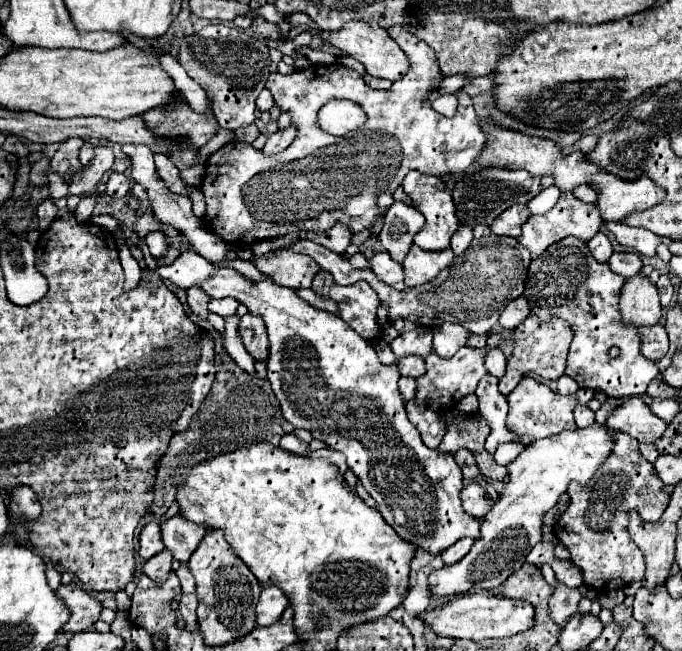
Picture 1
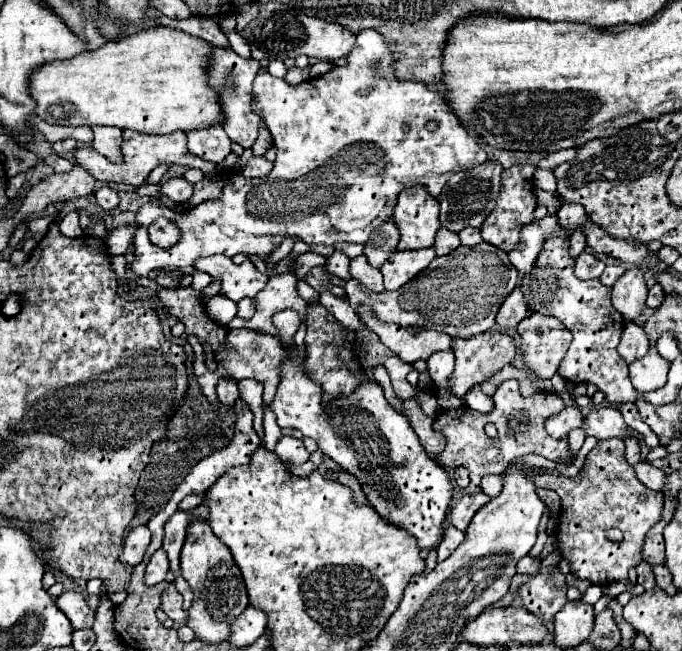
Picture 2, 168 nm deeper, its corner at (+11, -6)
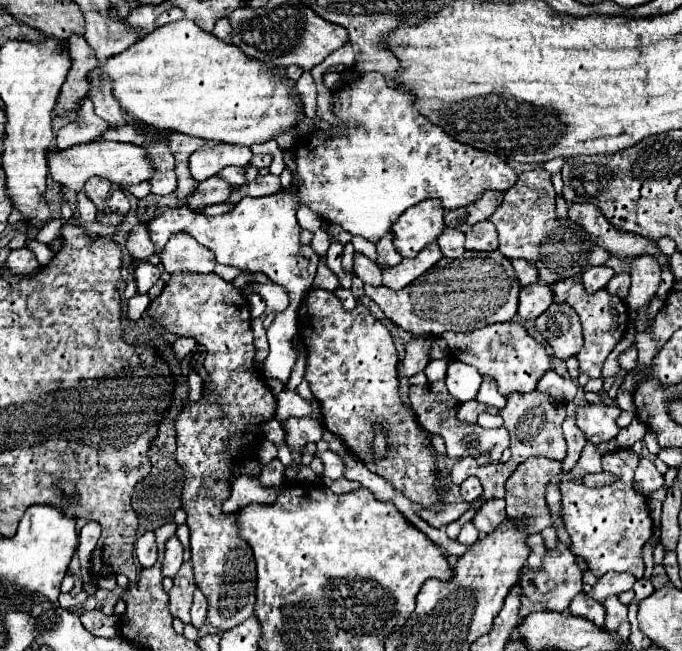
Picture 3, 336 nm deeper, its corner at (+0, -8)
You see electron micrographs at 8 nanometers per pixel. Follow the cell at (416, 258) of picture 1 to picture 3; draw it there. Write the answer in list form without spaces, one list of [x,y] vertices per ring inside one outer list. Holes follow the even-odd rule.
[[[437,244],[427,246],[427,250],[421,250],[411,260],[401,260],[393,268],[383,268],[383,284],[391,290],[403,290],[407,284],[411,284],[415,278],[419,278],[423,272],[427,272],[431,266],[435,266],[443,258]]]

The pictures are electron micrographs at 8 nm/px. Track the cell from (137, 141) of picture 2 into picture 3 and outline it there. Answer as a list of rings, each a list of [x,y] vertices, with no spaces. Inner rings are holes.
[[[107,140],[87,142],[87,144],[71,146],[69,150],[51,152],[47,160],[49,160],[47,162],[49,174],[53,176],[53,180],[75,192],[81,192],[91,176],[107,178],[115,186],[133,186],[133,184],[141,184],[143,180],[149,180],[155,174],[155,166],[147,156],[147,148],[127,142],[107,142]]]

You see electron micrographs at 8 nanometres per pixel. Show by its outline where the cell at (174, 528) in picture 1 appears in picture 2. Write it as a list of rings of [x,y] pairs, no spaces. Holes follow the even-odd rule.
[[[198,506],[194,510],[188,512],[176,512],[168,522],[166,522],[166,536],[164,536],[164,544],[162,548],[168,552],[168,560],[170,560],[170,572],[174,576],[180,574],[180,550],[184,546],[184,538],[186,538],[186,528],[188,528],[188,520],[190,516],[200,516],[206,518],[208,516],[208,508],[206,506]]]

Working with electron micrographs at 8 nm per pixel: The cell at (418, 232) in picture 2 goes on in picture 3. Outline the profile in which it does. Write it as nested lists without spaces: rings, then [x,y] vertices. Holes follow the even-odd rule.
[[[427,198],[401,214],[391,228],[399,254],[403,258],[415,258],[431,242],[437,242],[445,228],[443,216],[445,208],[437,198]]]

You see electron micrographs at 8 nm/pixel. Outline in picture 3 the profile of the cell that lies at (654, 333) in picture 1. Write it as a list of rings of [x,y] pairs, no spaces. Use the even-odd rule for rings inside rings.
[[[635,346],[627,348],[627,350],[619,356],[619,364],[621,364],[621,368],[625,368],[625,370],[637,368],[637,348],[635,348]]]

